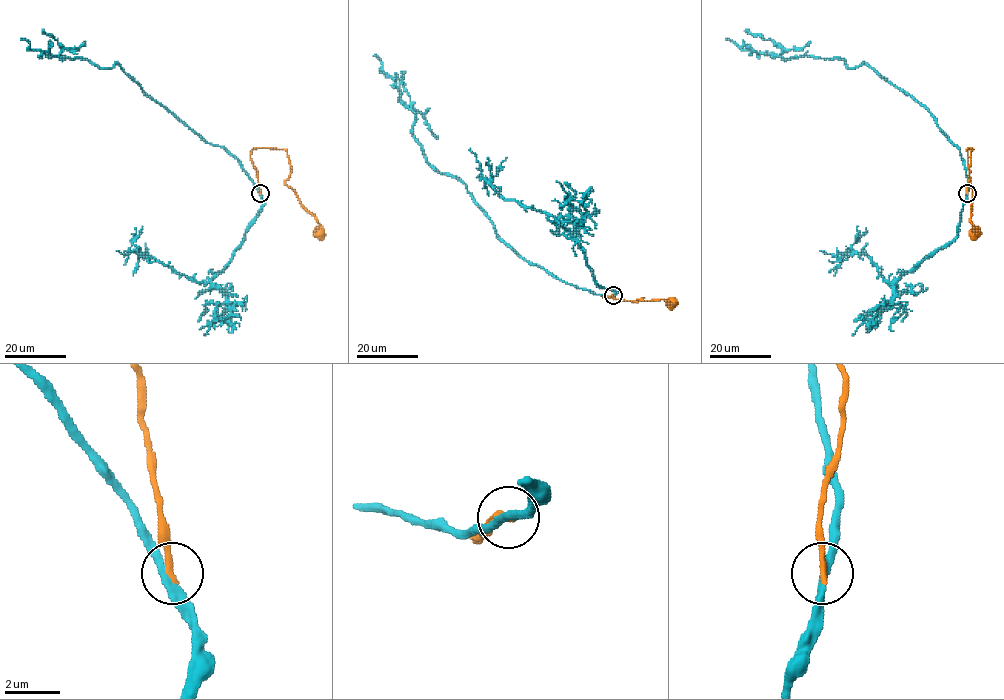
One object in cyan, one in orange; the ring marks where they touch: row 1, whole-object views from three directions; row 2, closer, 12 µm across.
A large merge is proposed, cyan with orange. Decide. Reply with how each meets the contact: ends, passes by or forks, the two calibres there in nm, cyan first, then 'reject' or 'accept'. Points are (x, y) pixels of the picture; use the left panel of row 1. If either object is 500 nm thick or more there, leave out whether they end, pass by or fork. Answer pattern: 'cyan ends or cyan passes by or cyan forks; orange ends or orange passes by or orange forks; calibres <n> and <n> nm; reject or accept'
cyan passes by; orange ends; calibres 280 and 240 nm; accept

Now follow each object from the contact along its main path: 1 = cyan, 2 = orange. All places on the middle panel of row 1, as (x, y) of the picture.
1: (612, 295), (557, 279), (500, 238), (467, 186), (426, 161), (413, 133), (414, 112), (373, 56)
2: (613, 295), (603, 296), (628, 301), (667, 298), (672, 302)

